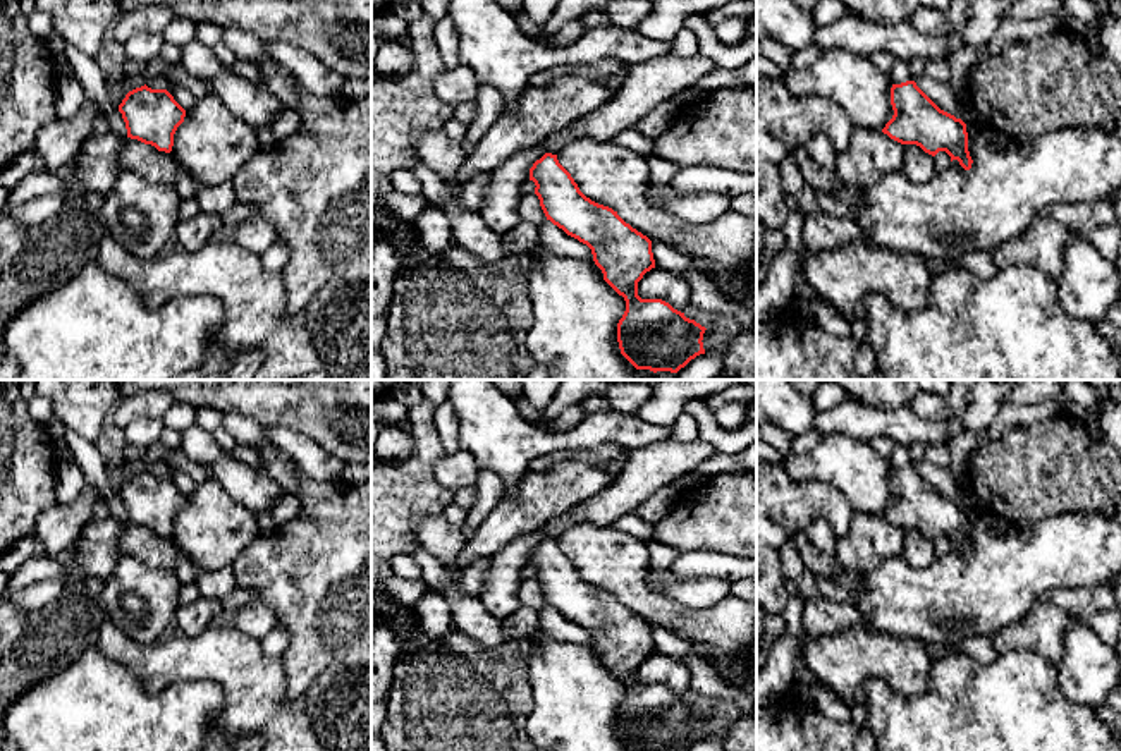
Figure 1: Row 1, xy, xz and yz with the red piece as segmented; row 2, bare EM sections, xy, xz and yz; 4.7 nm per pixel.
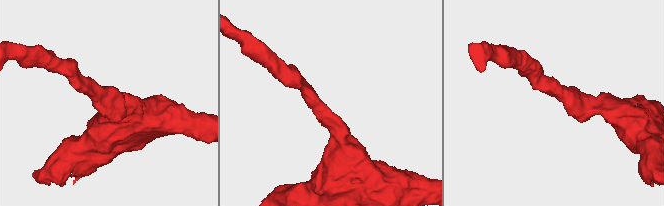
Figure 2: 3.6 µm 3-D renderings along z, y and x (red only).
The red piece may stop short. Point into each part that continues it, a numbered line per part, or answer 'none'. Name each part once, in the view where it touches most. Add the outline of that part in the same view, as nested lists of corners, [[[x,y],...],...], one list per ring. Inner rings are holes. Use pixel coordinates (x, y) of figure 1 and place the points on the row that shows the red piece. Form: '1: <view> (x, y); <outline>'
none

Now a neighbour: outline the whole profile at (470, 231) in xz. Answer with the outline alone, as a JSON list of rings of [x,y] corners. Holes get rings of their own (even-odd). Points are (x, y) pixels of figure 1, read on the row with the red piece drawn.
[[[421,160],[409,170],[420,180],[421,194],[428,205],[449,215],[454,244],[464,247],[483,263],[504,258],[500,235],[487,227],[478,210],[464,206],[459,194],[450,192],[447,182]]]

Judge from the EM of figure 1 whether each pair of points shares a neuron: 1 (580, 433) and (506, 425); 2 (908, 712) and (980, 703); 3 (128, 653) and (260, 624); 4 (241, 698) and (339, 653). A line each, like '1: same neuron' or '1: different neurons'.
1: same neuron
2: same neuron
3: different neurons
4: different neurons

